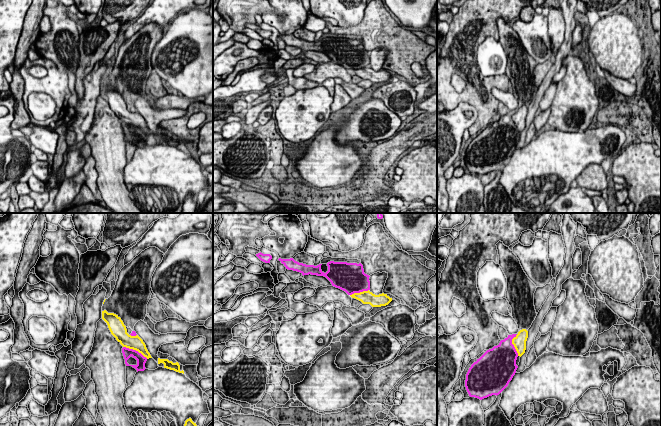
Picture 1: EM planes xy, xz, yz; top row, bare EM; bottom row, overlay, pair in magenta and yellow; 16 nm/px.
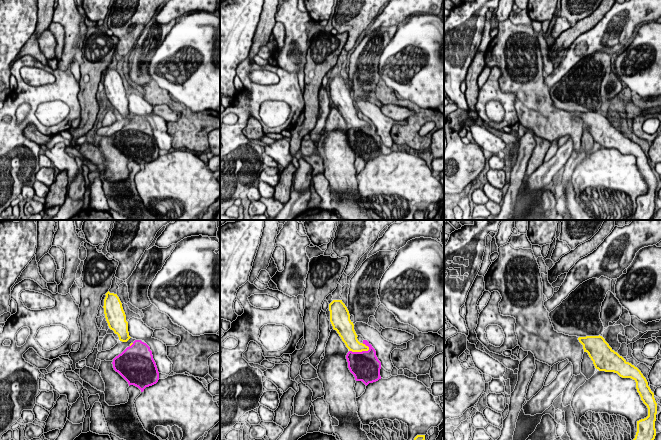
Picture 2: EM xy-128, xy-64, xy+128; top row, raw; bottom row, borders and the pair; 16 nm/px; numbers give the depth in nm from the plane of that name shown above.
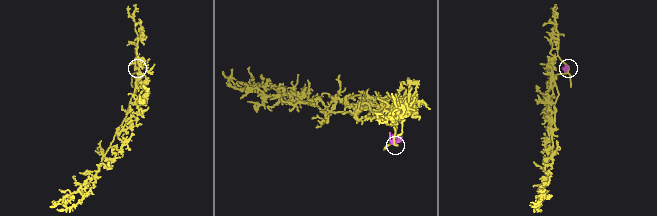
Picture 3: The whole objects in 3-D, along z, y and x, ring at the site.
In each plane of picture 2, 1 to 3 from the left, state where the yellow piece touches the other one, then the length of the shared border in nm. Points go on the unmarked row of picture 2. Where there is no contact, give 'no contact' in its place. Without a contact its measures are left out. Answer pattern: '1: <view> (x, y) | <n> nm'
1: xy-128 (131, 121) | 80 nm
2: xy-64 (359, 128) | 340 nm
3: no contact

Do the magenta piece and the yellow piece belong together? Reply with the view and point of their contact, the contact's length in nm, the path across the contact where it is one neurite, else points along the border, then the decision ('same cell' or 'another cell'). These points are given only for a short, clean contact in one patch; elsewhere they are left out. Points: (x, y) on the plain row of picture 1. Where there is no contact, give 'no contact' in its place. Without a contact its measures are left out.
xy (135, 126) | 440 nm | another cell

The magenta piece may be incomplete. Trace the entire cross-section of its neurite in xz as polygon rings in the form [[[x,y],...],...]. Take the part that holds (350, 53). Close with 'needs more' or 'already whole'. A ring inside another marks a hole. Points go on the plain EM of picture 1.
[[[278,35],[288,46],[304,51],[326,53],[332,62],[345,67],[348,71],[370,66],[369,51],[364,49],[361,39],[330,37],[327,40],[306,41],[290,35]]]; needs more

